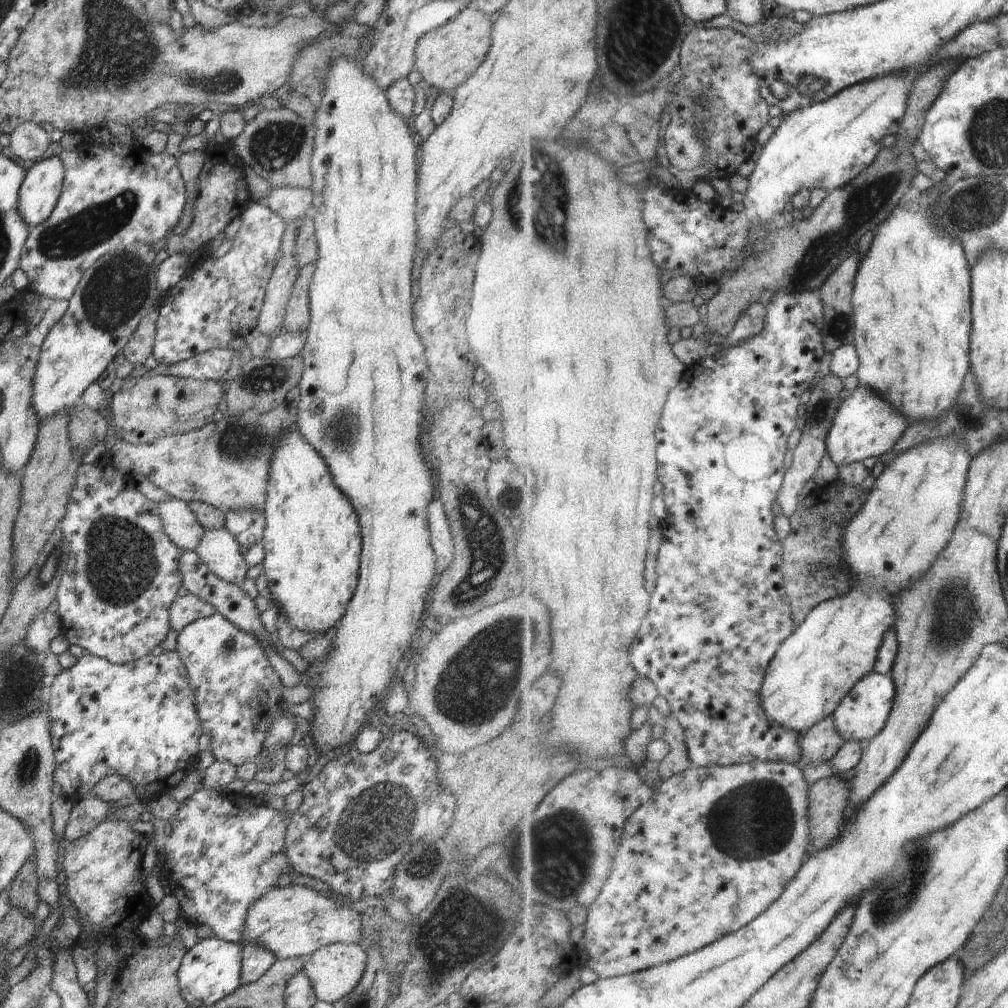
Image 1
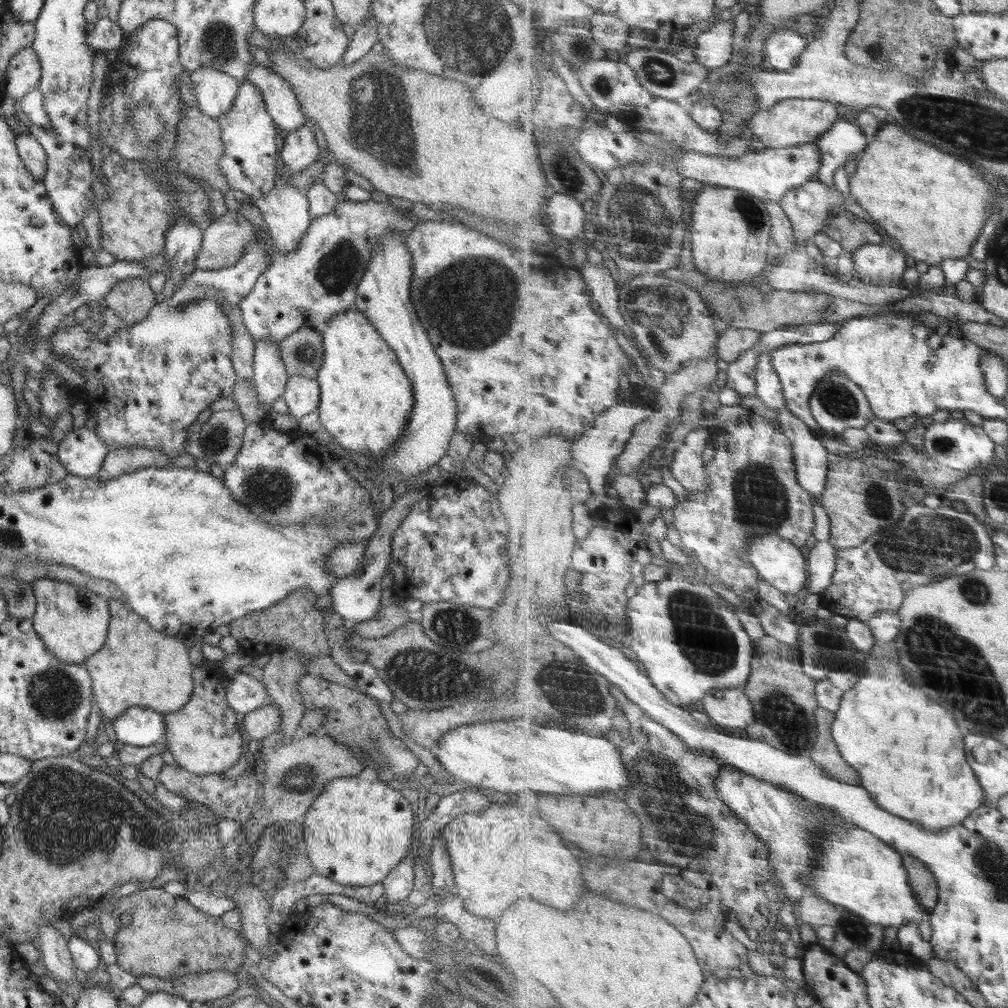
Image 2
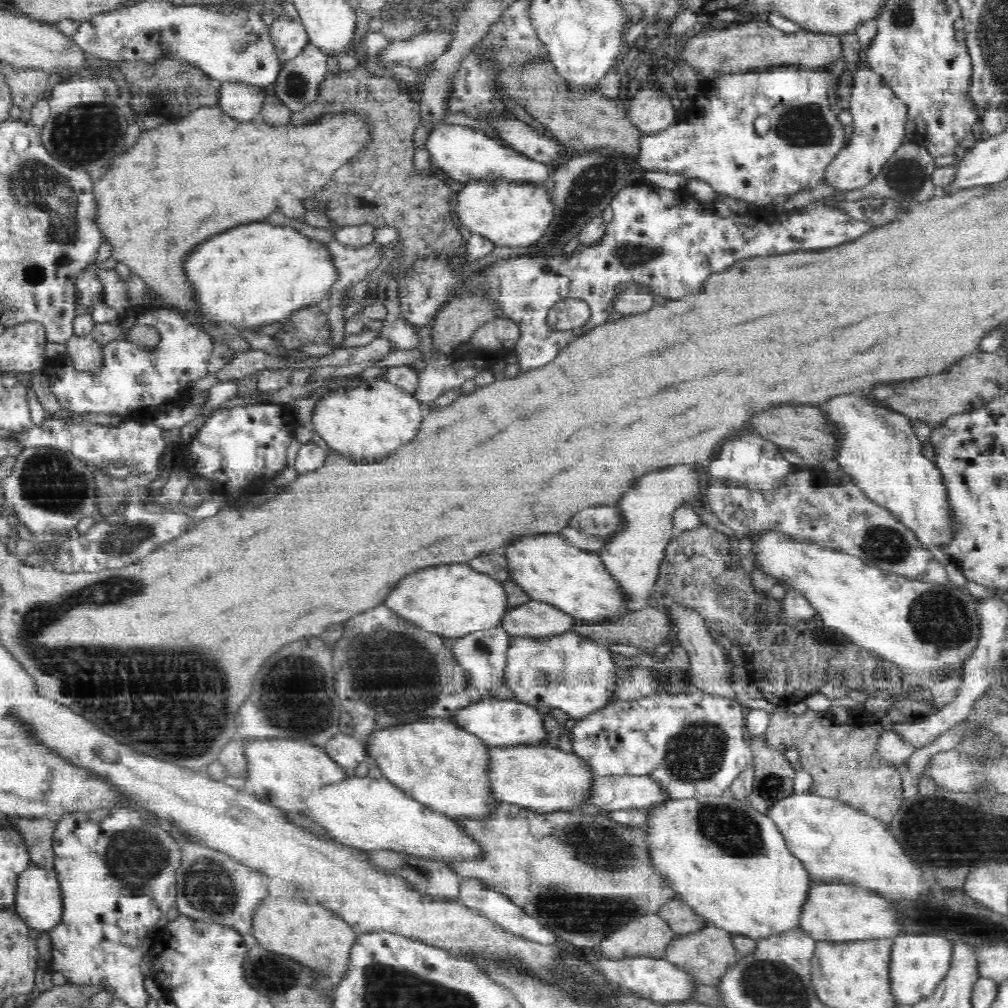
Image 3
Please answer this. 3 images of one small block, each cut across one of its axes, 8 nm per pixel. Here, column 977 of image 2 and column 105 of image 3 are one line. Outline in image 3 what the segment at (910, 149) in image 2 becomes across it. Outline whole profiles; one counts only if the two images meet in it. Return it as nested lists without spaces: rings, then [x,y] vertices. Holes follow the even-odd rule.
[[[216,107],[197,108],[178,122],[143,132],[142,138],[132,148],[120,156],[114,156],[114,160],[108,164],[108,170],[94,180],[92,192],[95,212],[91,218],[95,220],[102,241],[110,246],[111,257],[126,264],[131,270],[130,274],[143,280],[157,303],[182,314],[191,313],[214,328],[221,324],[203,312],[198,289],[186,271],[186,258],[206,243],[210,236],[222,232],[222,228],[226,230],[242,222],[260,220],[266,212],[272,212],[276,202],[270,198],[268,206],[264,206],[264,200],[260,200],[258,192],[258,186],[268,184],[266,178],[302,178],[302,184],[306,182],[306,192],[310,194],[314,188],[322,188],[322,184],[326,184],[332,172],[339,167],[338,164],[342,166],[346,158],[350,159],[360,151],[367,140],[367,131],[361,120],[351,115],[334,116],[330,120],[322,120],[318,126],[270,126],[259,119],[238,122]]]

